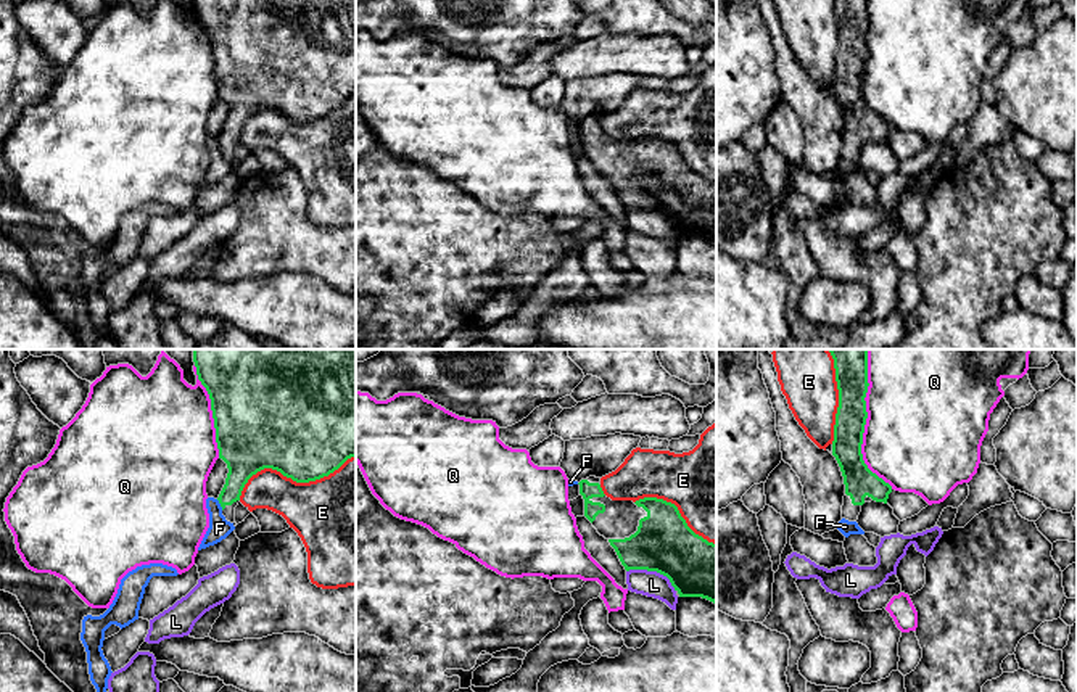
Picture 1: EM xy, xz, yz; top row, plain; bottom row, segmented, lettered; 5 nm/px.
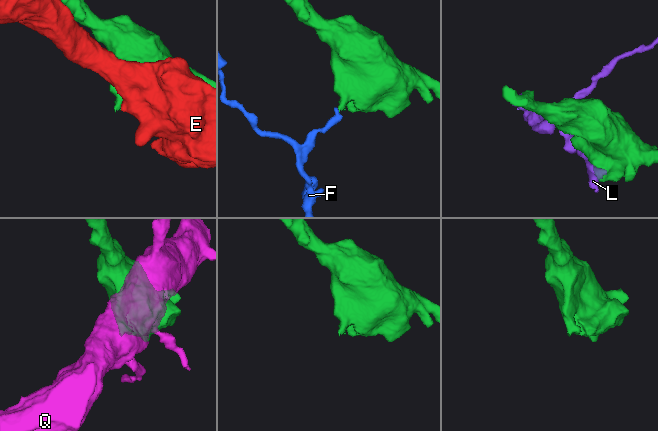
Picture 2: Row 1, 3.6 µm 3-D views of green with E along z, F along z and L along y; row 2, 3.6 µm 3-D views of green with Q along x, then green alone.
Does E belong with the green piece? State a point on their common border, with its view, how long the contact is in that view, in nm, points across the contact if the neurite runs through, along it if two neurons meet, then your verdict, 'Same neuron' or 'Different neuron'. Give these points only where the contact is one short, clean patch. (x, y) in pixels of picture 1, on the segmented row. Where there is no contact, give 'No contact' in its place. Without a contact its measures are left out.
Touches green at xy (292, 478). Shared border 600 nm. Different neuron

